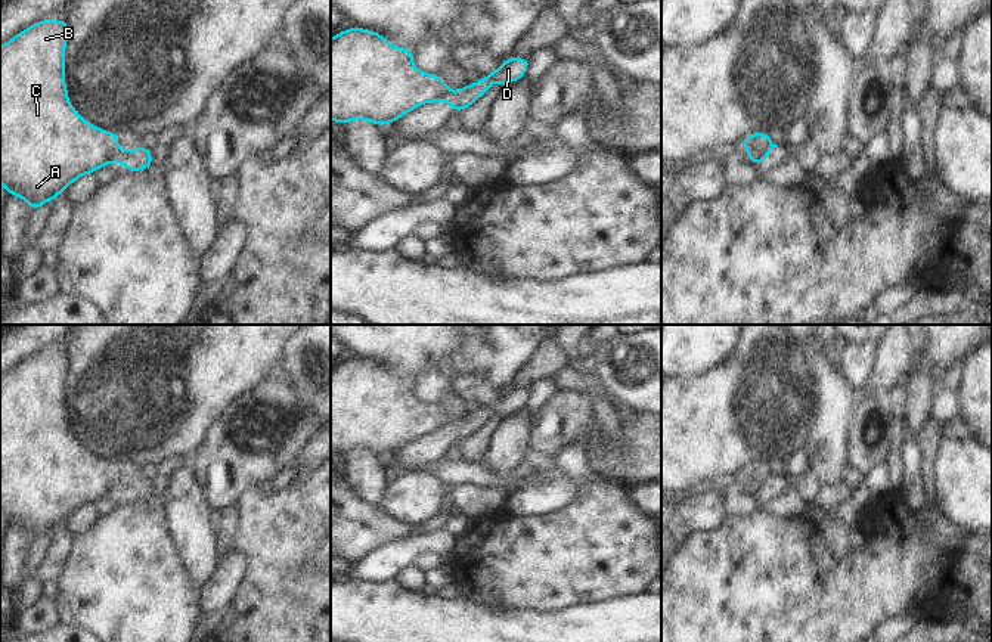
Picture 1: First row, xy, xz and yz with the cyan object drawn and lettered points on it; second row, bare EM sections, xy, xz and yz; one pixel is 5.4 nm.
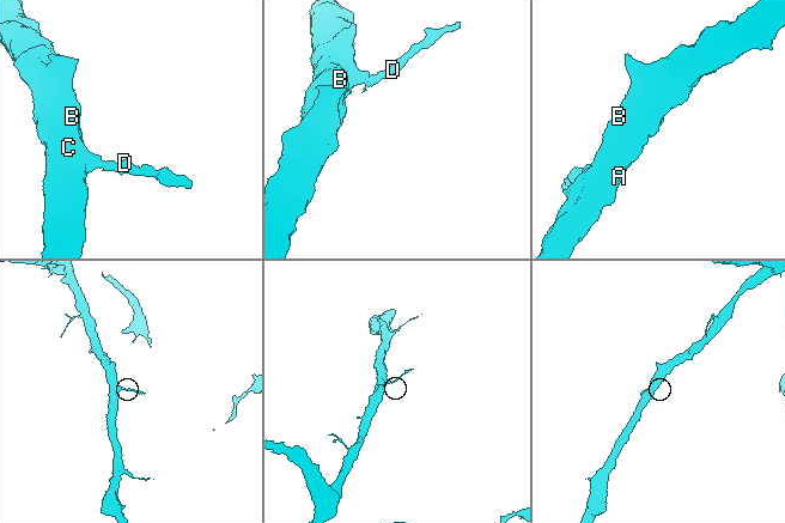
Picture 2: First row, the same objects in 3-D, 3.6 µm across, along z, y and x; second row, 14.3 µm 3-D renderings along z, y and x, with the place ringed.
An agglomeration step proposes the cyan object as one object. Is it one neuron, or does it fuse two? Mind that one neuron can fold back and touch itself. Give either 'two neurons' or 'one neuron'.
two neurons

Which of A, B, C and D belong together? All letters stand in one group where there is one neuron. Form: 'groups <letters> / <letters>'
groups A B C / D

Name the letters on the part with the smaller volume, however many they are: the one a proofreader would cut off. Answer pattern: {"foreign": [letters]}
{"foreign": ["D"]}

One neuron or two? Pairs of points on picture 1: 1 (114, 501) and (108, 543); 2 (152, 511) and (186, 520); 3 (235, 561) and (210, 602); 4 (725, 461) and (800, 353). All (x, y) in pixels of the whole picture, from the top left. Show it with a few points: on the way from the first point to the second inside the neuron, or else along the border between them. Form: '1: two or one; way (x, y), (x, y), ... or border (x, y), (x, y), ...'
1: two; border (127, 504), (117, 505), (98, 518)
2: two; border (158, 495), (164, 506), (164, 526), (173, 548)
3: one; way (229, 571), (219, 592)
4: one; way (725, 434), (725, 430), (774, 380)

